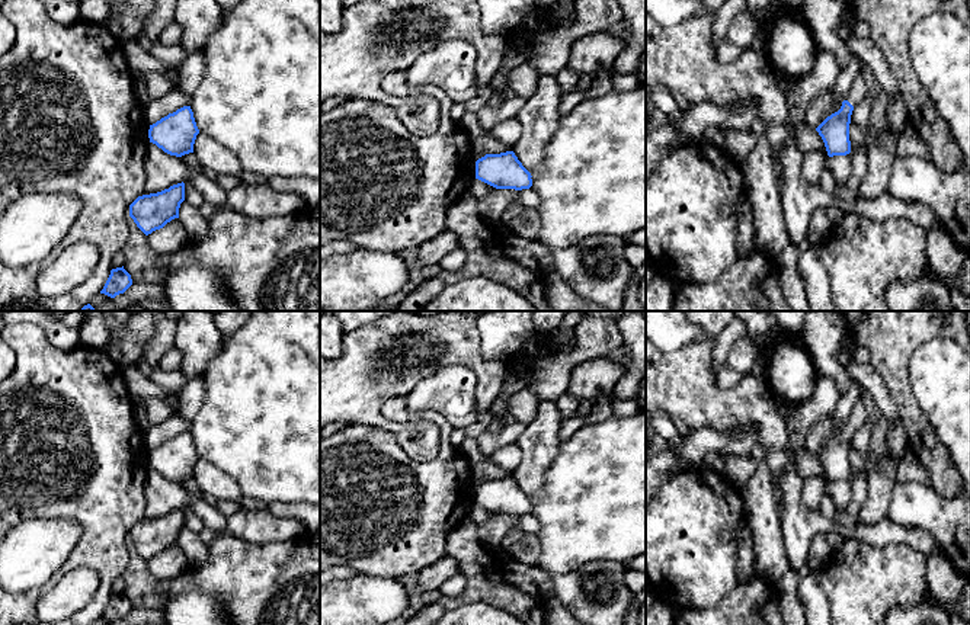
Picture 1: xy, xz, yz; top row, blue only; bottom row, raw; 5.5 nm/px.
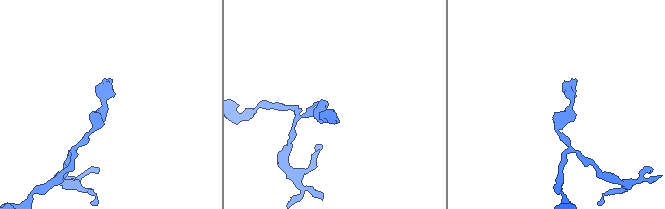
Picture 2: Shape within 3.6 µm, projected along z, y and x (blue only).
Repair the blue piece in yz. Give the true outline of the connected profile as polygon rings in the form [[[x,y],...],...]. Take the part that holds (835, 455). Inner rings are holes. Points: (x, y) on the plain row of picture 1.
[[[858,398],[848,423],[838,438],[827,442],[816,456],[822,462],[827,481],[846,481],[851,478],[849,449],[854,432],[867,422],[867,410]]]

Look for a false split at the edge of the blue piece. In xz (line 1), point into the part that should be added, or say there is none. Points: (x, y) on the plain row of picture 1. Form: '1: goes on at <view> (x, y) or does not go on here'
1: does not go on here

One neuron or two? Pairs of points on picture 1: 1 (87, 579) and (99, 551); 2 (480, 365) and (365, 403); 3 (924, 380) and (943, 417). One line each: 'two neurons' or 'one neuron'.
1: two neurons
2: one neuron
3: one neuron

